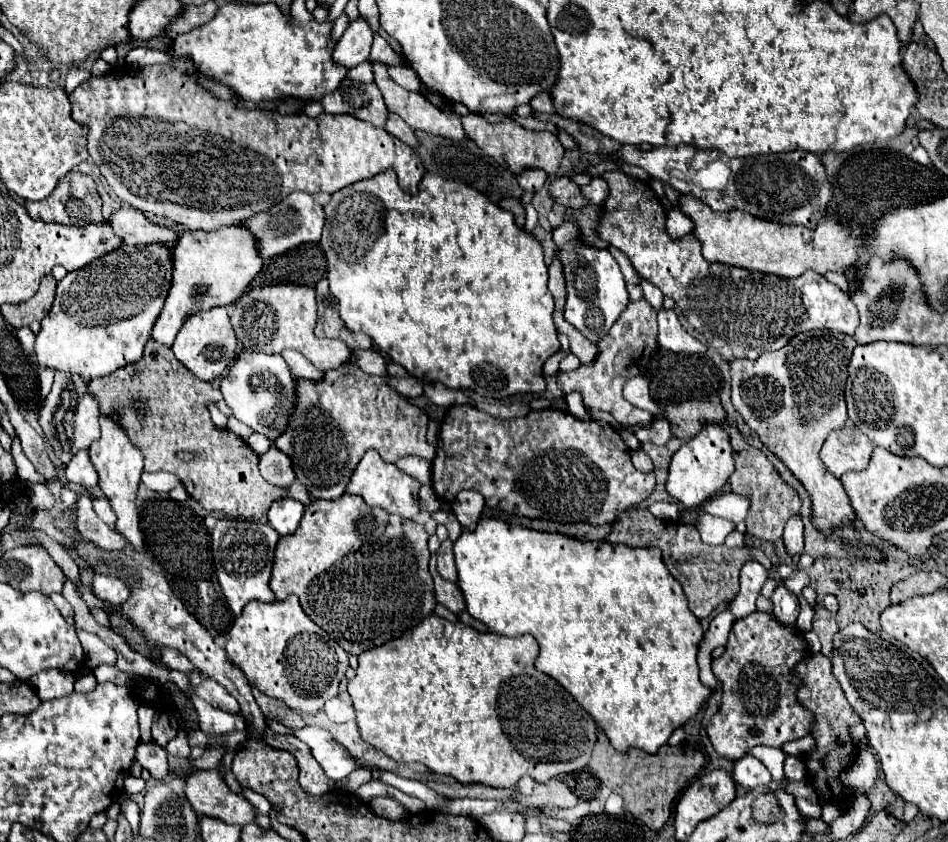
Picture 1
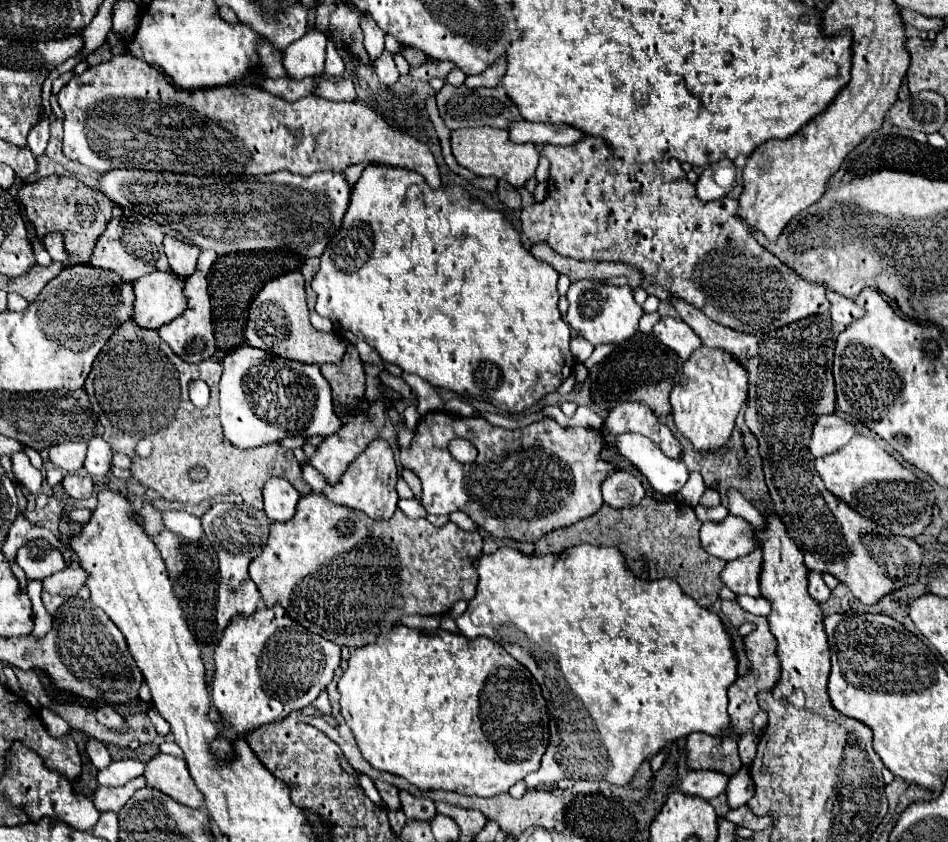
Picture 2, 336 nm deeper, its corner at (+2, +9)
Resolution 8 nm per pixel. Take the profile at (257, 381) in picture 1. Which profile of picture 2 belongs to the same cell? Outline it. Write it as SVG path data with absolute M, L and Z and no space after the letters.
M246 344L222 360L220 422L238 448L254 448L286 436L330 436L342 426L334 412L332 388L318 364L280 358Z

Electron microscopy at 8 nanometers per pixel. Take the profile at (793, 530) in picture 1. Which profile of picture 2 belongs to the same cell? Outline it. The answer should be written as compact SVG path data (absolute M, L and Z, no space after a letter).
M756 548L754 552L728 562L720 576L724 578L724 584L732 592L748 594L748 596L760 596L762 562L764 562L762 548Z

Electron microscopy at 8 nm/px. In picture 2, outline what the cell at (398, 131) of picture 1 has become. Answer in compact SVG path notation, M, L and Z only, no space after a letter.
M316 76L316 84L318 90L316 94L328 100L356 100L356 90L354 90L354 82L352 78L344 78L344 80L326 80L326 78L318 78Z

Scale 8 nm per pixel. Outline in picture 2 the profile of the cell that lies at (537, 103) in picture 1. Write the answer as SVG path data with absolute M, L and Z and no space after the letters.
M500 58L486 72L482 72L478 76L468 76L464 84L468 88L490 88L490 86L498 86L500 80L502 80L502 76L504 76L504 70L506 70L506 58Z

